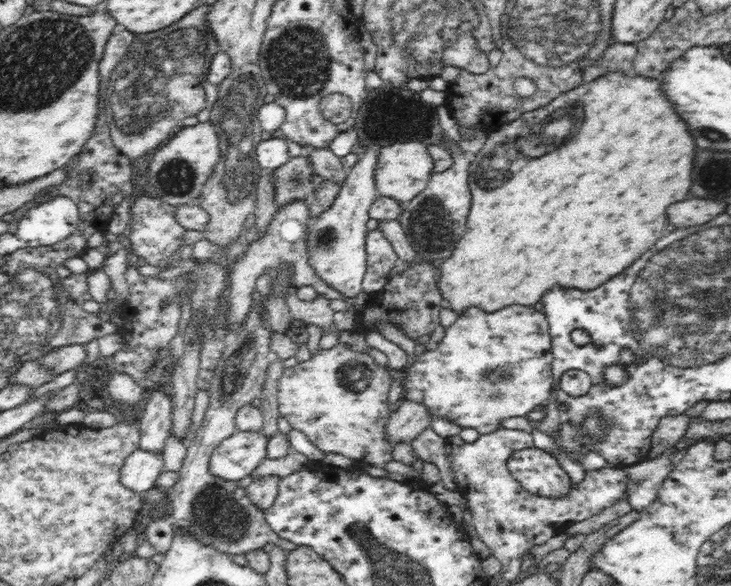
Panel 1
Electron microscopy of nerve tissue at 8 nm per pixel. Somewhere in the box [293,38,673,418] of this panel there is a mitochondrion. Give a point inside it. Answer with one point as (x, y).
(559, 123)

